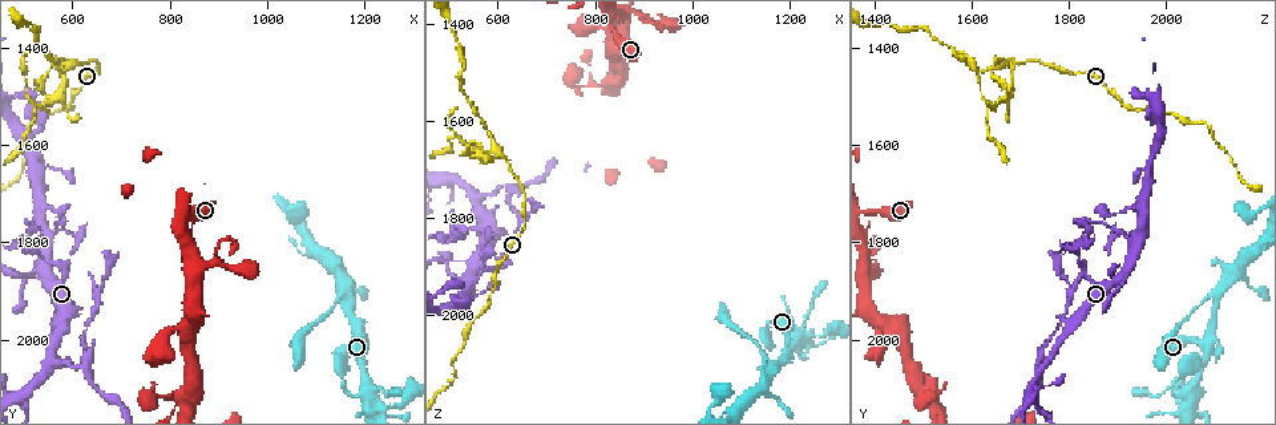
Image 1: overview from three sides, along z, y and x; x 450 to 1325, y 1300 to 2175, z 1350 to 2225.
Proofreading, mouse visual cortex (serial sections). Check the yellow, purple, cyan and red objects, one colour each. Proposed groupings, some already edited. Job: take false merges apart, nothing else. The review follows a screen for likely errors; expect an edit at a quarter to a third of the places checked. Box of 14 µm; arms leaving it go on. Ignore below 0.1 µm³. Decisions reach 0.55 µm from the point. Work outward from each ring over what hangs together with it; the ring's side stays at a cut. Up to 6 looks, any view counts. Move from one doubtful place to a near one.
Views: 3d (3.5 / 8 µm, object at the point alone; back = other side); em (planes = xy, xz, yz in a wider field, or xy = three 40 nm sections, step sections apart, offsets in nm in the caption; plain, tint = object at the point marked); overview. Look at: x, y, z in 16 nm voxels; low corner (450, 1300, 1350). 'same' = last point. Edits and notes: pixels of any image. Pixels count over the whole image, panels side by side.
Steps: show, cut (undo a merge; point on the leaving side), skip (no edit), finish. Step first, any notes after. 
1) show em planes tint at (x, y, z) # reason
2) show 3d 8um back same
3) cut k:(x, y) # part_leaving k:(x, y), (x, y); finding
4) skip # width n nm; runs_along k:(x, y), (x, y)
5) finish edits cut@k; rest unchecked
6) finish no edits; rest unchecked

show 3d 8um at (570, 1760, 1870) # closes a loop

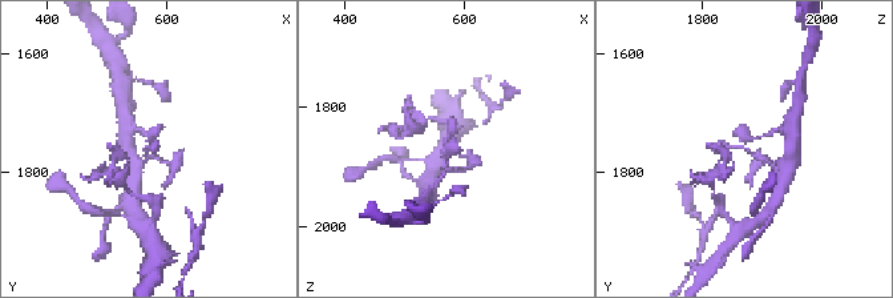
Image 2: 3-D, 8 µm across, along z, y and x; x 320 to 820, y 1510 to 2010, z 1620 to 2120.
show 3d 3.5um at (565, 1755, 1865)

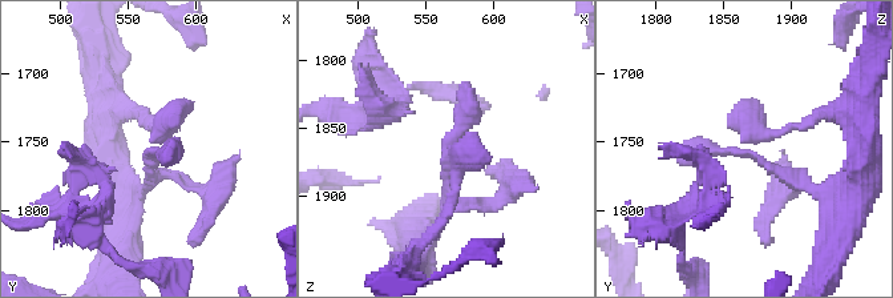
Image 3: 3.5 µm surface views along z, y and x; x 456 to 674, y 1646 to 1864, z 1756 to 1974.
show em xy step 2 tint at (568, 1756, 1868) # now the EM

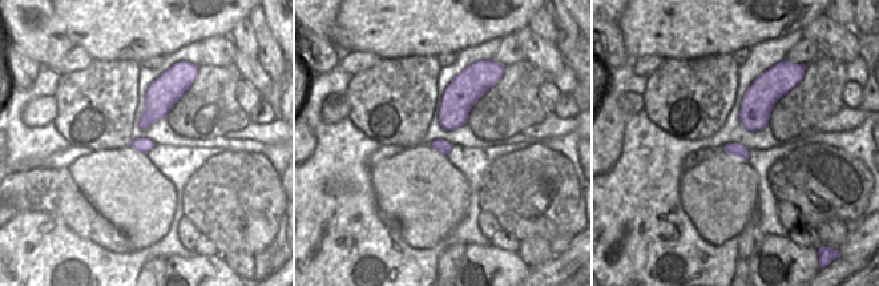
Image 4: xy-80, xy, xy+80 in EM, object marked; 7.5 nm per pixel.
skip # runs_along 3:(439, 222), (463, 83); continuous, no second cell

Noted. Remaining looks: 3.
show 3d 3.5um at (600, 1435, 1660) # three arms meet

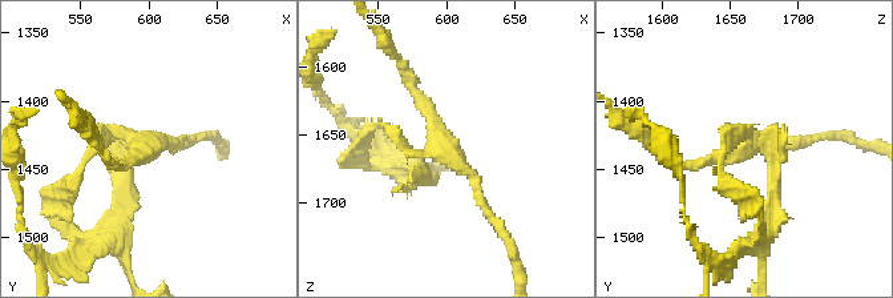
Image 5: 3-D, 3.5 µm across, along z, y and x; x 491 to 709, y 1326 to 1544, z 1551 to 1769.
show em planes tint at (600, 1434, 1662) # shape alone is not enough

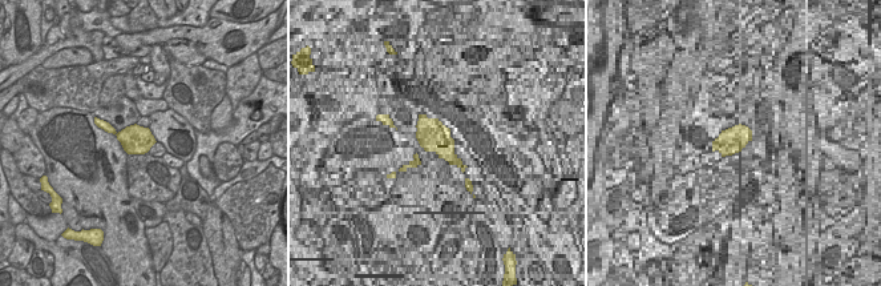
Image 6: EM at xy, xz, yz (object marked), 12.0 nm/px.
cut 5:(383, 128) # arm_widths 150, 150, 150 nm; two cells meet here

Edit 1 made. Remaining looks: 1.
finish edits cut@5; rest unchecked

